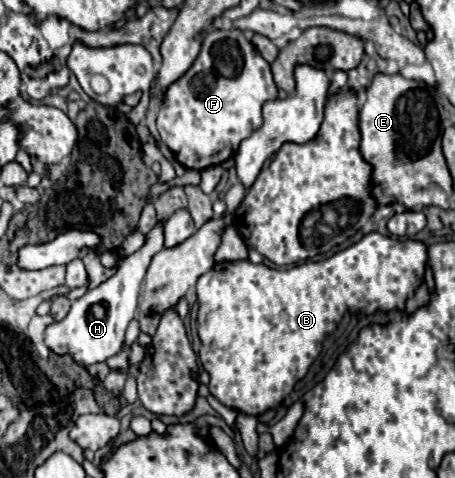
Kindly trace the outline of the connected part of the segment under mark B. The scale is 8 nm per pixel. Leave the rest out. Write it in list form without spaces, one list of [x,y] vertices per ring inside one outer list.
[[[368,233],[358,243],[324,261],[306,261],[290,269],[270,269],[252,261],[222,261],[204,273],[196,283],[198,303],[197,331],[202,347],[198,358],[210,375],[210,393],[226,407],[262,415],[278,407],[308,373],[312,361],[320,355],[326,335],[332,333],[346,310],[363,315],[376,311],[404,311],[406,299],[414,295],[424,279],[428,249],[422,241],[400,241],[396,237]]]

